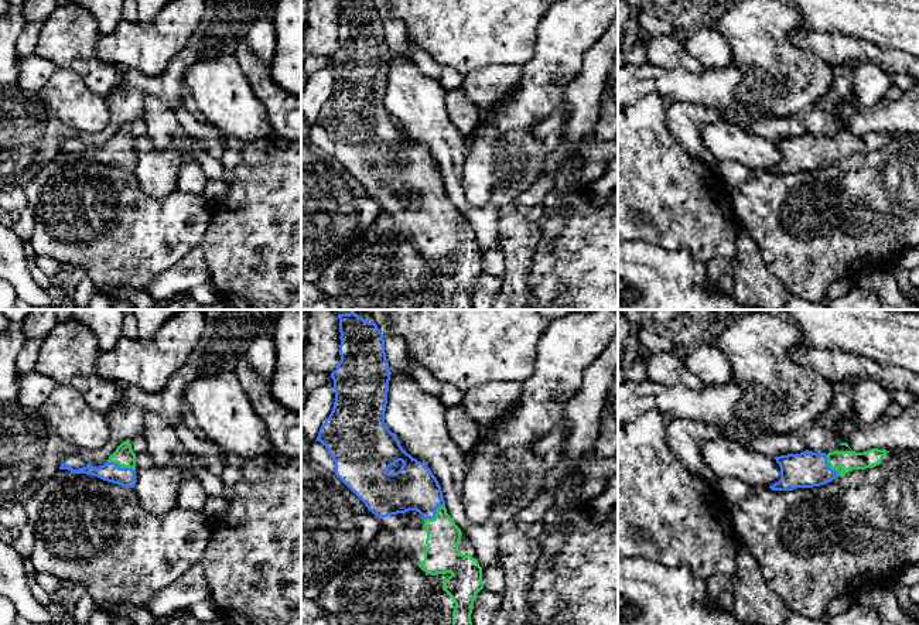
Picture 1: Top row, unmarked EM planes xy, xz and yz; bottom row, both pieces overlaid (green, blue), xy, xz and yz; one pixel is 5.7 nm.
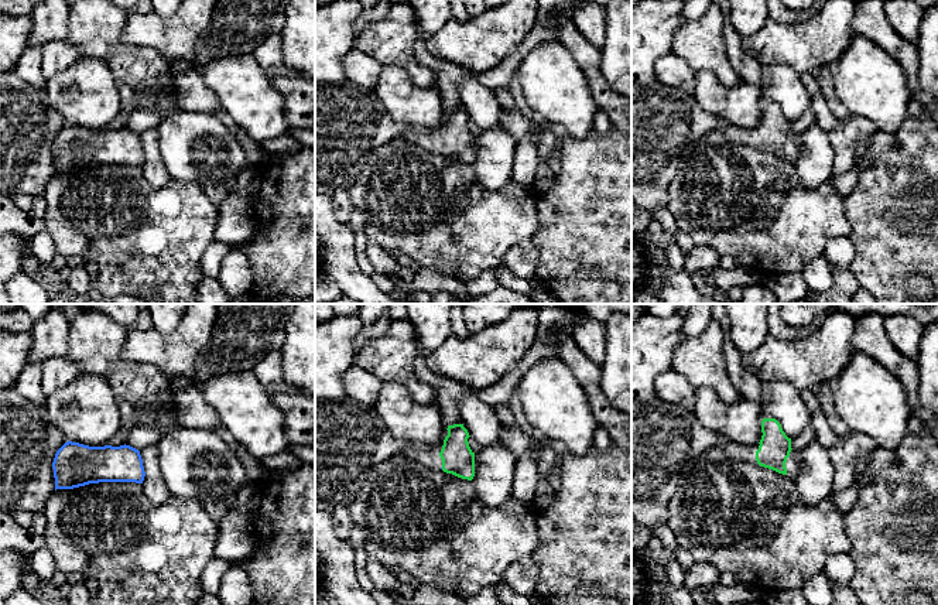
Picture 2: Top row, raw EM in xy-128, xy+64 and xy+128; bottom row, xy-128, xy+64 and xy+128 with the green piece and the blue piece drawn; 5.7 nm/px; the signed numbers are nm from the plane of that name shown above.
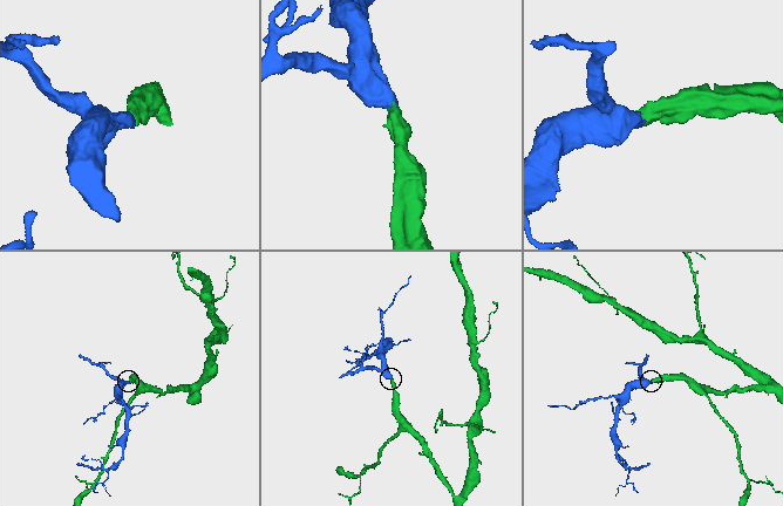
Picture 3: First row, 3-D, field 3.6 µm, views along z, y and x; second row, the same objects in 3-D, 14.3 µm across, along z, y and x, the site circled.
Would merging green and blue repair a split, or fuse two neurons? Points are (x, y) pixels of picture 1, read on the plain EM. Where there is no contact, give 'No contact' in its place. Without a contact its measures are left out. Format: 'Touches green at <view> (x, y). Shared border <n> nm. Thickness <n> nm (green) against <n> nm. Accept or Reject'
Touches green at xy (122, 150). Shared border 170 nm. Thickness 120 nm (green) against 110 nm. Accept

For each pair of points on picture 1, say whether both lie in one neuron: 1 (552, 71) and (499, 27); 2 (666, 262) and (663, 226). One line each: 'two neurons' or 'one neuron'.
1: two neurons
2: two neurons

